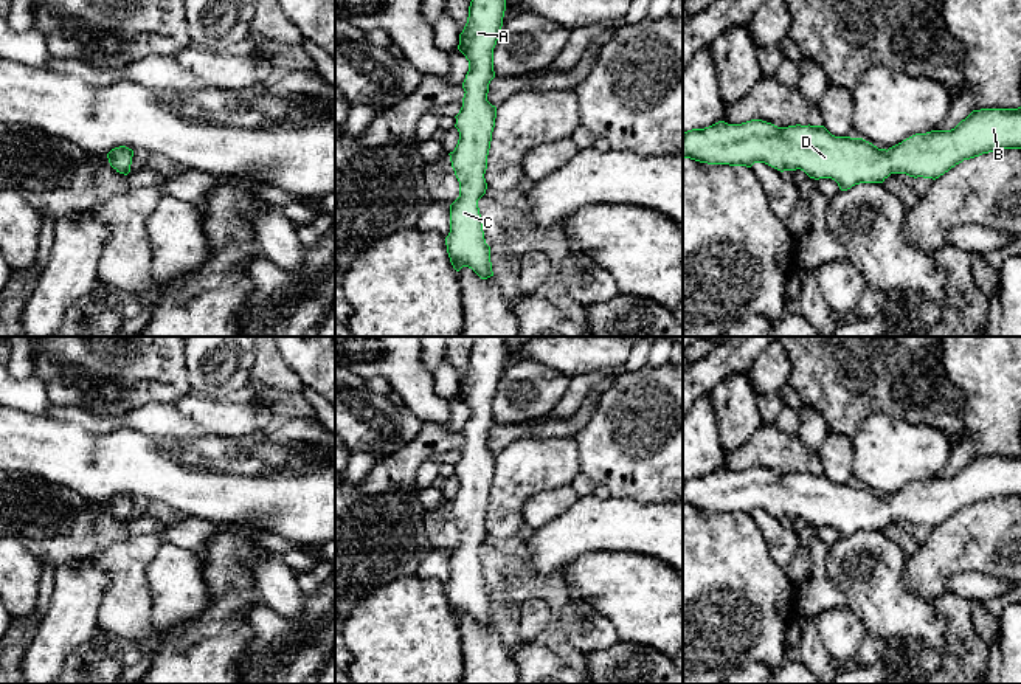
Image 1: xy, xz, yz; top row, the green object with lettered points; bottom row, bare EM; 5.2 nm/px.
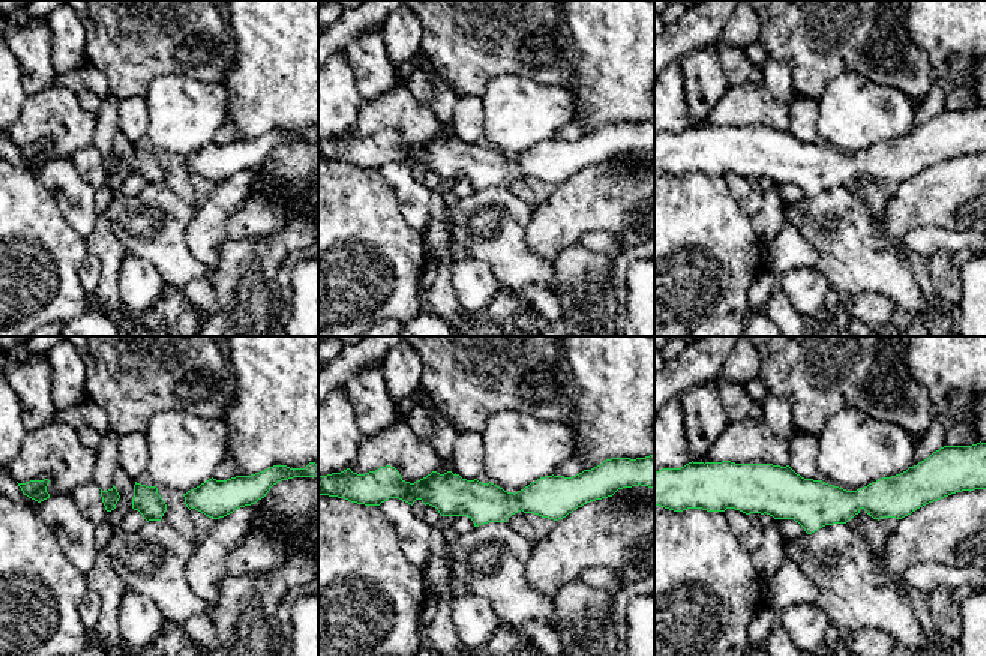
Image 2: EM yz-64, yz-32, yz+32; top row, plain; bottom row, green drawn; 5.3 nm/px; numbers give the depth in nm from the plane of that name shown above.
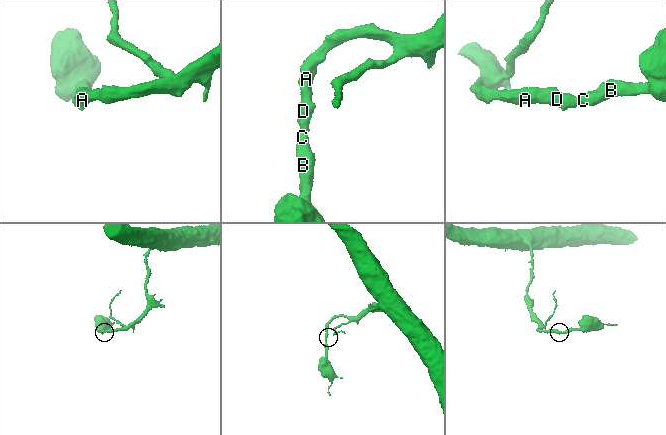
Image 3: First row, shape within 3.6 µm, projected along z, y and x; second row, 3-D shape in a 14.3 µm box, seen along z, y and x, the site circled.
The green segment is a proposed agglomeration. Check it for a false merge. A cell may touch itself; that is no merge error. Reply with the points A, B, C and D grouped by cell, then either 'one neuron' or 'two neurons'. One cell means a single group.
A B C D; one neuron

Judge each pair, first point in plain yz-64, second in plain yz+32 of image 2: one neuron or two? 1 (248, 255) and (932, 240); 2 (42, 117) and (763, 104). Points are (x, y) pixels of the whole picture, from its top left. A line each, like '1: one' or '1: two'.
1: two
2: one

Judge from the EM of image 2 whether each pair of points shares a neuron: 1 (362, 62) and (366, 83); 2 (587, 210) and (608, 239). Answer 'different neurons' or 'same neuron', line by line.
1: same neuron
2: different neurons

